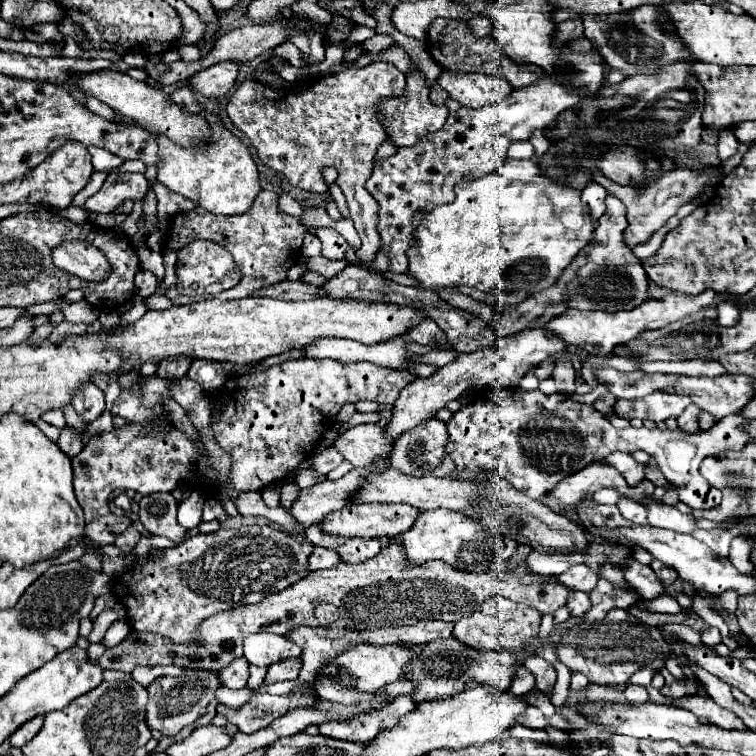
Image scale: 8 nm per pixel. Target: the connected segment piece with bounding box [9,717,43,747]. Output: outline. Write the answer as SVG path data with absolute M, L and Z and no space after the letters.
M33 717L31 721L27 721L27 725L21 725L21 727L9 737L9 743L11 743L13 747L25 745L27 741L31 741L31 739L37 735L37 731L41 729L41 725L43 725L43 717Z

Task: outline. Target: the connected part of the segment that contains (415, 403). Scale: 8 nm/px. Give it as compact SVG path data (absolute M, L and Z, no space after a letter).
M529 327L517 335L509 335L505 339L499 339L495 347L479 351L479 353L461 353L453 363L437 369L427 379L415 379L409 383L397 397L393 405L393 417L385 425L385 437L395 443L405 431L411 431L419 425L423 425L427 419L431 419L439 409L443 409L451 399L457 399L467 387L511 387L513 381L519 381L531 365L539 365L543 359L547 359L551 353L561 353L565 351L567 345L559 341L559 337L547 337L545 327Z

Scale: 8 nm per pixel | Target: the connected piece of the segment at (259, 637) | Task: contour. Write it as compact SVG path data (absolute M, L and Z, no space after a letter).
M255 633L245 639L245 649L243 649L245 659L251 665L257 667L269 667L273 663L299 657L301 649L293 641L285 639L283 635L273 635L273 633Z

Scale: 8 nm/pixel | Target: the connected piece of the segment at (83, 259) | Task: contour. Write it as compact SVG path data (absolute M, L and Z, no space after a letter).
M67 241L53 249L53 263L69 275L85 281L101 281L109 275L109 263L103 253L87 241Z

